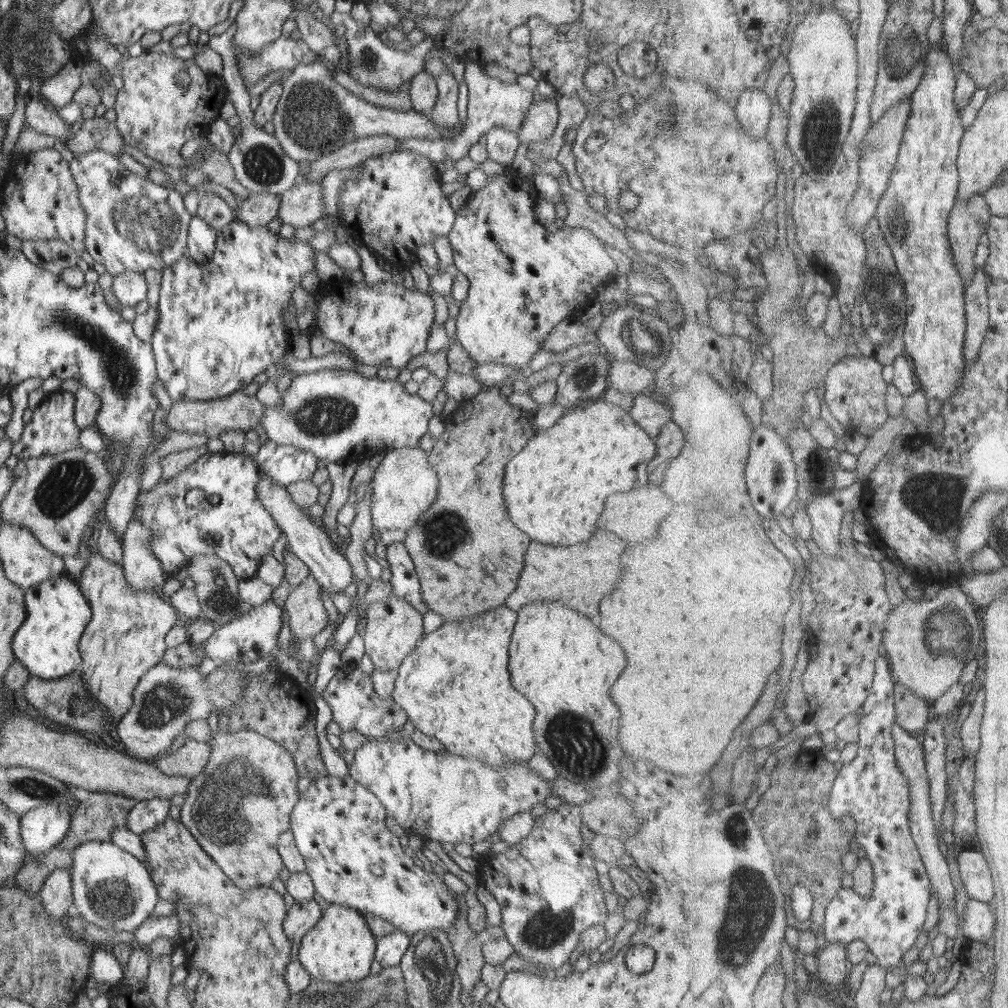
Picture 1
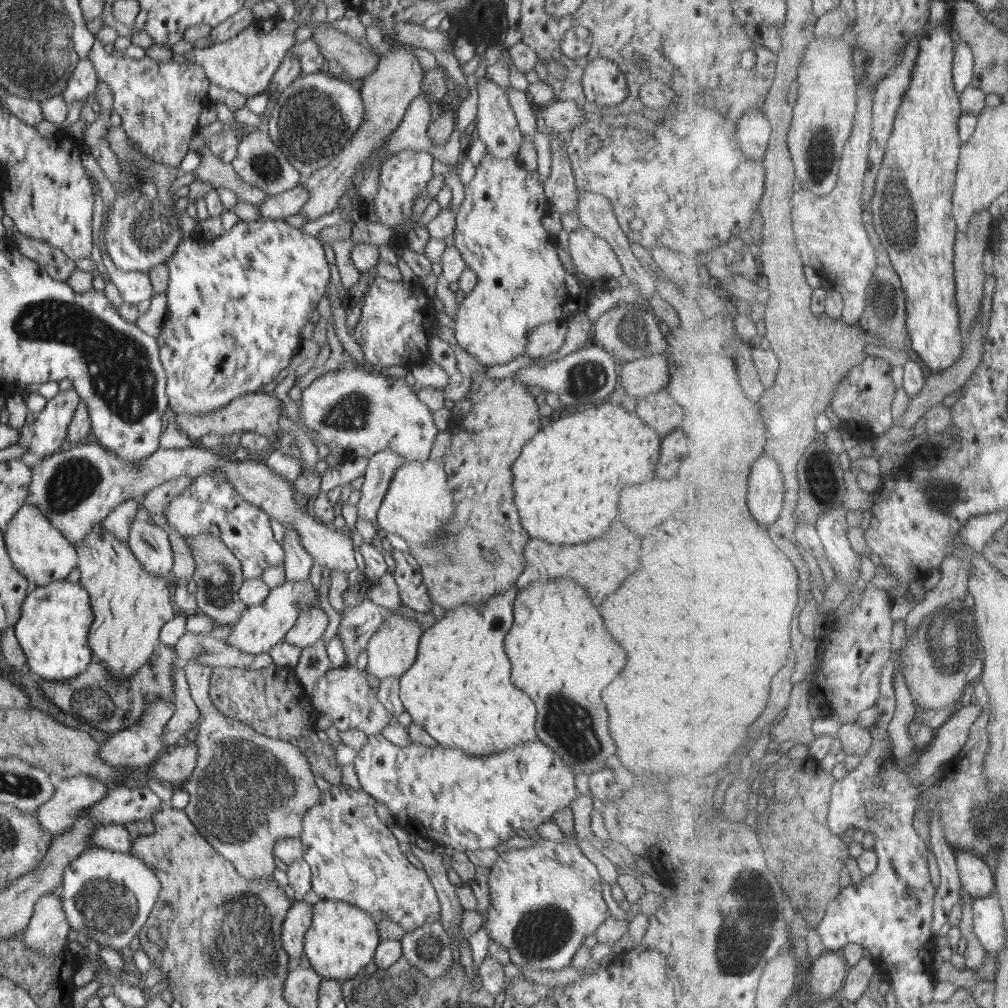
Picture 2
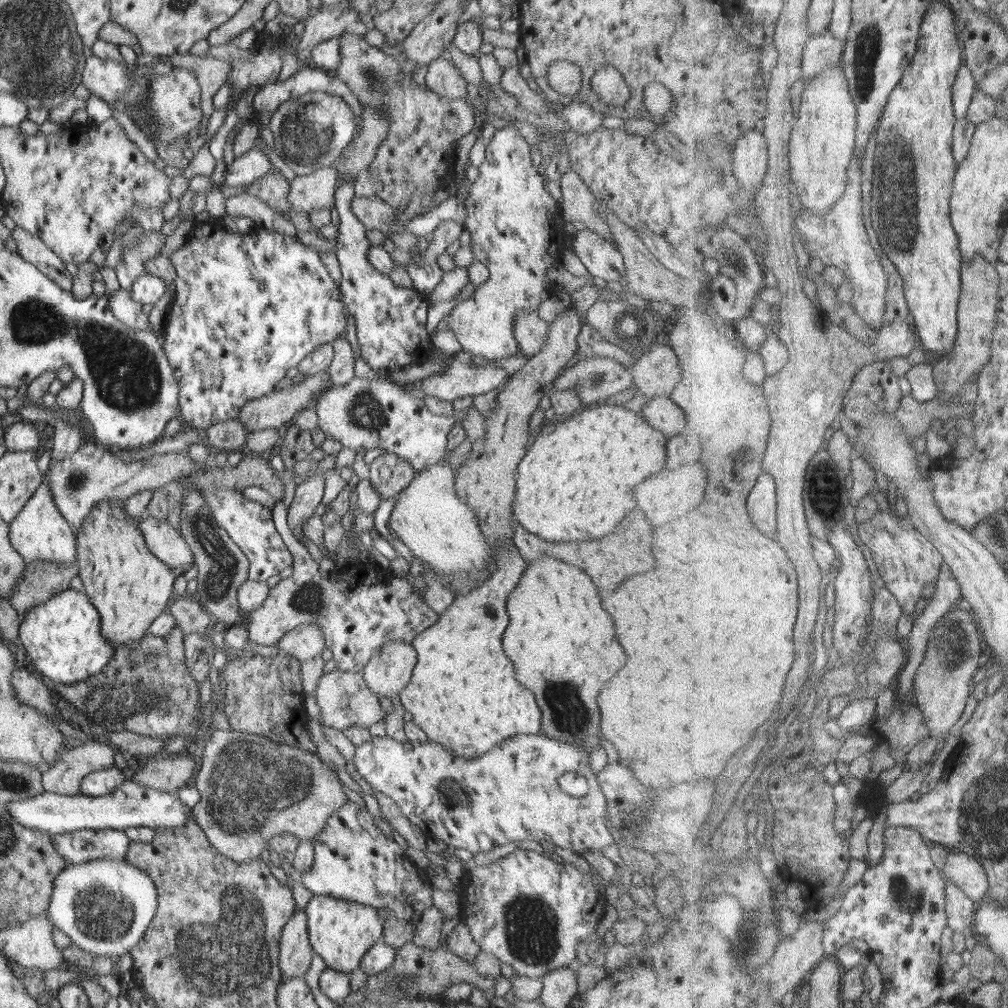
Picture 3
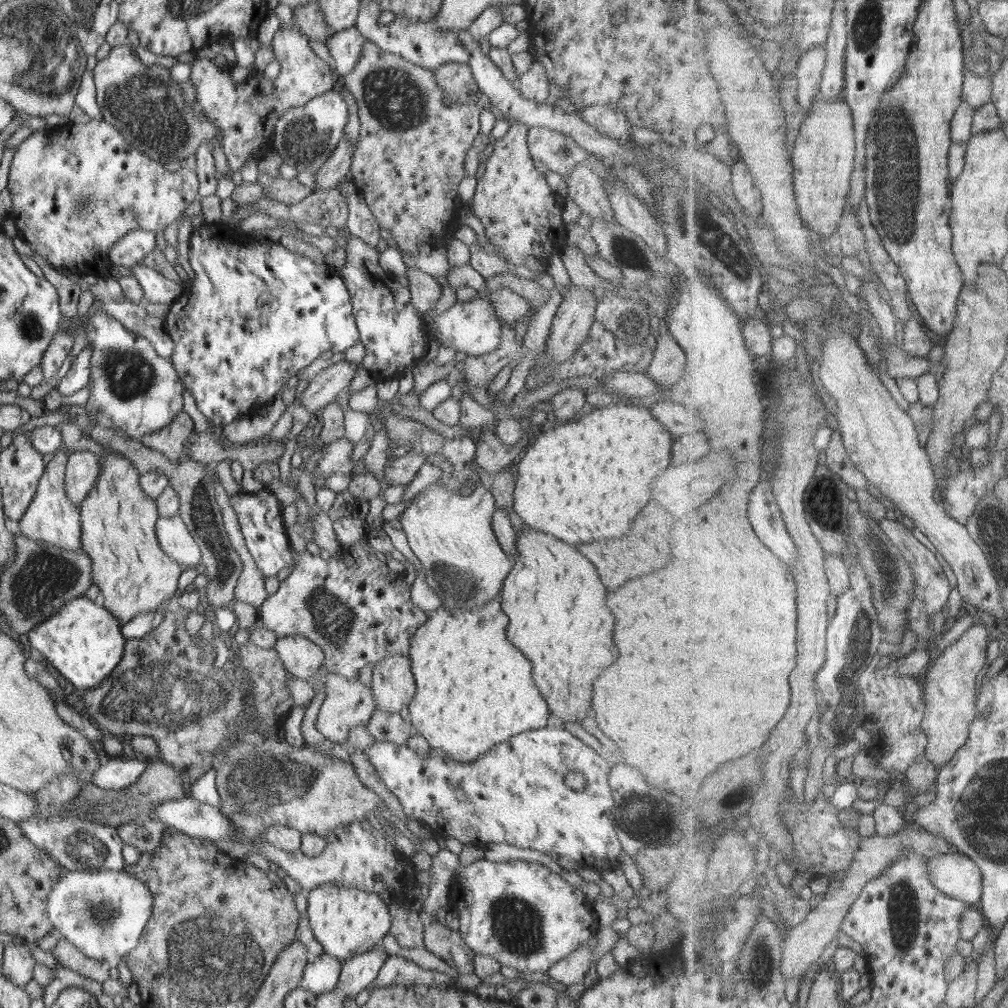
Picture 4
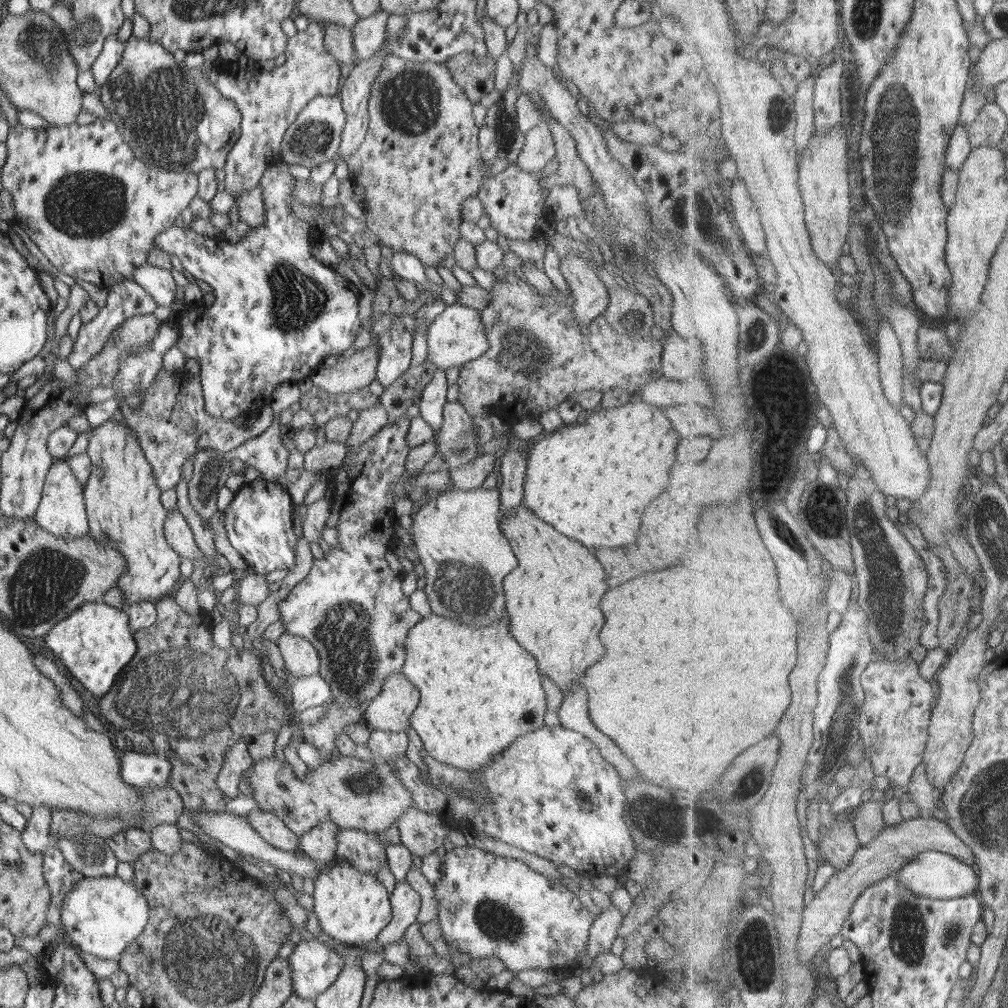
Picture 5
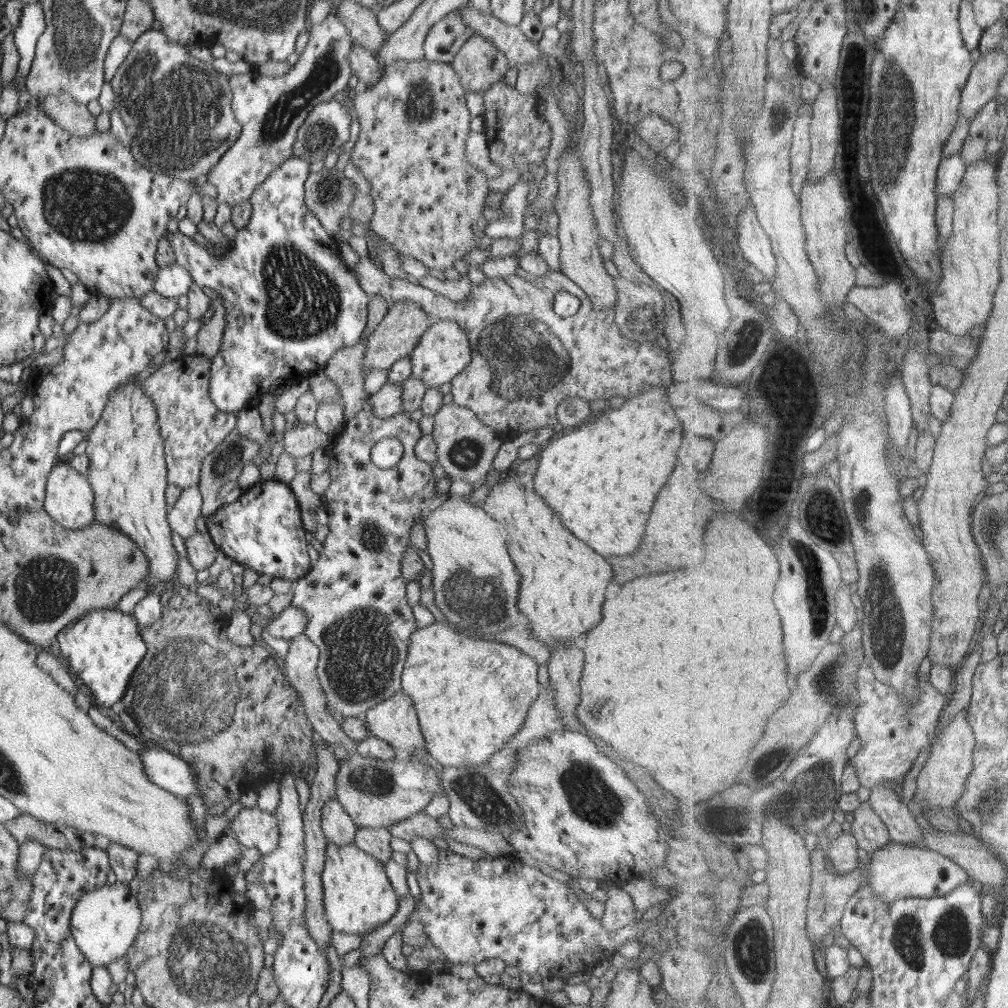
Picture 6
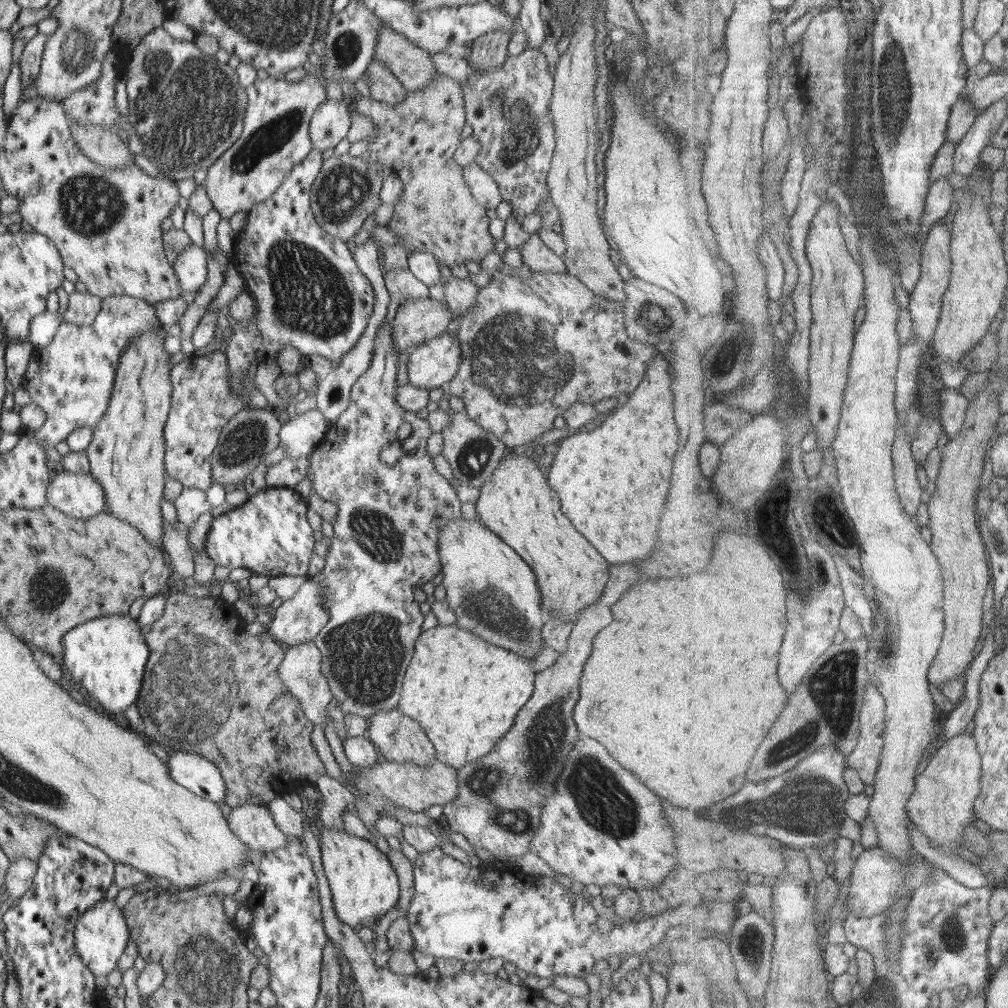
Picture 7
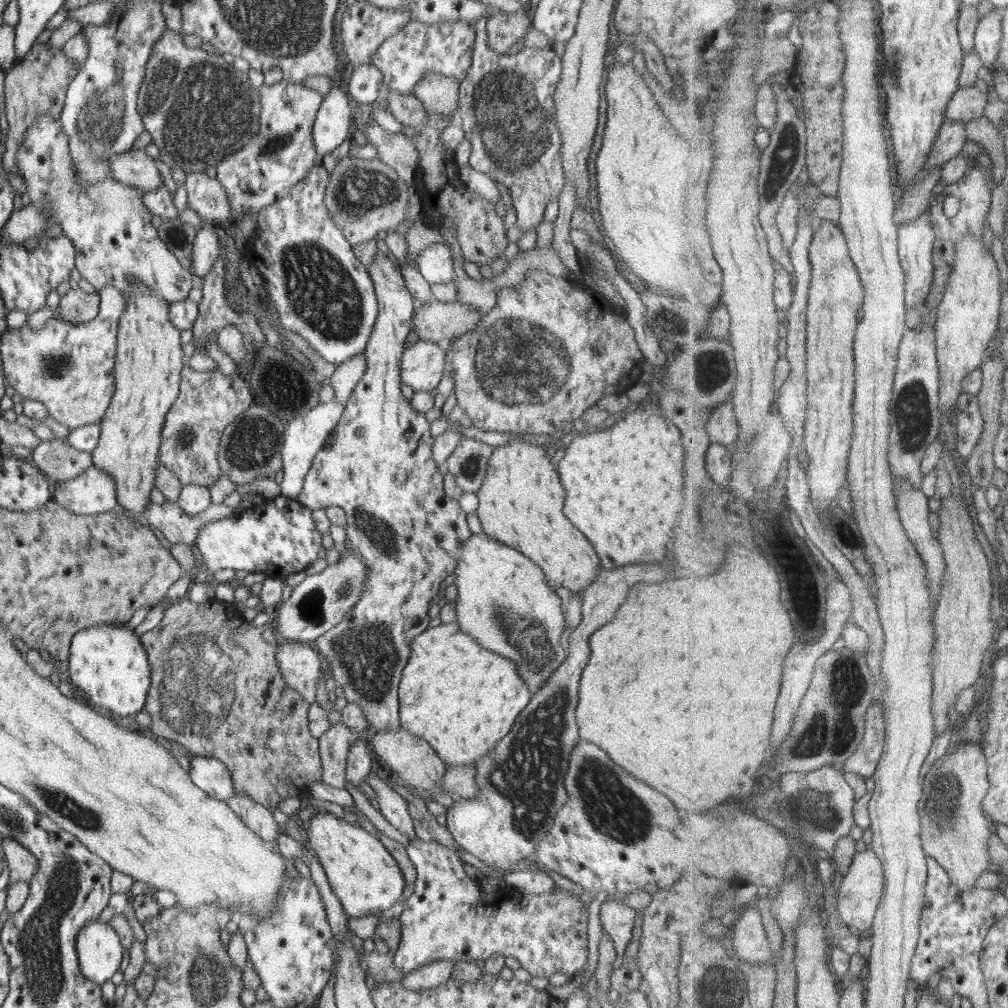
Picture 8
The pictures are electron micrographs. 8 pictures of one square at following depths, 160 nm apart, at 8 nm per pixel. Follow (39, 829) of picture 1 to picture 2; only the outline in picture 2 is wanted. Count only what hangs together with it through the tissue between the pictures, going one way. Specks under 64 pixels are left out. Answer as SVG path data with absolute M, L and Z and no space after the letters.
M77 774L62 779L52 798L34 812L41 825L54 838L69 829L80 811L107 795L110 786L89 774Z

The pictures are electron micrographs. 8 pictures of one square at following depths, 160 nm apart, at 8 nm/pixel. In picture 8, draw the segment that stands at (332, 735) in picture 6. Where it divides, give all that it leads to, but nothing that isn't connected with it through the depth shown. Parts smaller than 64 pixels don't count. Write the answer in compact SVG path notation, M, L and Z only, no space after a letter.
M280 640L276 649L276 660L285 684L298 691L311 705L316 700L317 683L321 678L319 676L322 668L325 667L322 653L313 644Z

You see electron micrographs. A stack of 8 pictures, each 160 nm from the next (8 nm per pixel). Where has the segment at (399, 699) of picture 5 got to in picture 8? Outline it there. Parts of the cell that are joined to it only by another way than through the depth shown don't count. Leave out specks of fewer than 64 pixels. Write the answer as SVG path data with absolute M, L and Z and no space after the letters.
M403 728L398 730L380 730L374 731L370 744L374 752L380 756L380 764L392 772L395 776L401 778L405 784L429 790L429 792L441 792L443 788L442 777L447 771L447 765L436 754L436 751L422 738L418 738Z

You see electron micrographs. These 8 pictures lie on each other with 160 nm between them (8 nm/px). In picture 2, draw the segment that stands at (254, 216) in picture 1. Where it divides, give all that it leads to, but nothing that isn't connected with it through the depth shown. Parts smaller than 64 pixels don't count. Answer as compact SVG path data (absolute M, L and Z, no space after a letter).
M302 180L290 190L276 195L266 196L266 199L256 205L264 219L286 219L299 214L302 205L310 197L309 190L302 184Z

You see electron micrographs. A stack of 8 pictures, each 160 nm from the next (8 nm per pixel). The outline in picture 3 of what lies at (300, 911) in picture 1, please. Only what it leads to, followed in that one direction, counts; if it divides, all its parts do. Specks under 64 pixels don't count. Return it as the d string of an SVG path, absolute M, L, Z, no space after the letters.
M297 911L284 925L279 939L279 971L281 980L306 974L312 962L306 912Z

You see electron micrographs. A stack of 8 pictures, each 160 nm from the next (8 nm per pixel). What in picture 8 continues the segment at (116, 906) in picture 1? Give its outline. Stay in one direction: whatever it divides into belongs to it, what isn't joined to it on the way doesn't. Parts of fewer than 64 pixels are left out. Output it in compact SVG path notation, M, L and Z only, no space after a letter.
M98 919L80 930L75 946L82 974L99 985L114 976L124 958L118 933Z

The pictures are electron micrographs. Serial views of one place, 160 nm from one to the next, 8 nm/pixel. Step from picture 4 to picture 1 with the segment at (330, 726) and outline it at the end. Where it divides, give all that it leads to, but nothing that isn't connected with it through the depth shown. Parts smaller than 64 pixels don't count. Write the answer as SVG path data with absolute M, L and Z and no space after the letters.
M342 664L337 670L337 674L330 680L329 684L324 688L322 694L316 694L315 698L322 696L322 698L328 703L333 714L333 720L342 728L342 730L358 730L362 732L364 736L370 737L384 737L387 738L391 730L398 729L403 730L404 723L409 719L405 710L396 704L391 699L380 699L373 688L373 681L368 673L360 670L355 664Z

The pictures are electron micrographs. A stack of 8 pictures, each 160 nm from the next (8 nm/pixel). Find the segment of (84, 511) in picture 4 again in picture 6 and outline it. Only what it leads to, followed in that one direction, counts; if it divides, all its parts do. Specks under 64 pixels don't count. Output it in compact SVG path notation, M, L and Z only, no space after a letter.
M136 375L119 384L108 399L99 422L87 433L85 454L89 459L89 470L86 476L95 496L95 520L111 527L118 527L118 530L126 534L130 540L134 540L136 546L142 550L142 554L148 557L149 575L143 582L151 592L158 582L170 580L172 574L177 572L179 554L173 546L171 528L167 521L168 506L165 497L168 486L167 468L156 406L152 404L152 399L144 394L143 384Z

